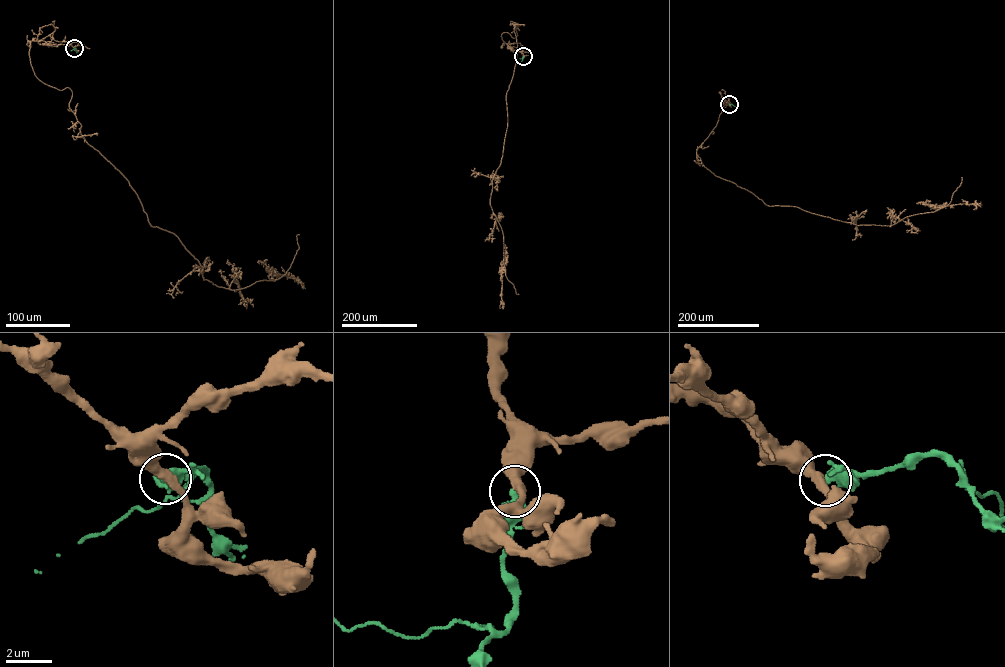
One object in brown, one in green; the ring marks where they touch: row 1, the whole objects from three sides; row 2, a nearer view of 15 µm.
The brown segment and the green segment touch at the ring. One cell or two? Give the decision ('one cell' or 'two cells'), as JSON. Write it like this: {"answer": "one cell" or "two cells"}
{"answer": "two cells"}

